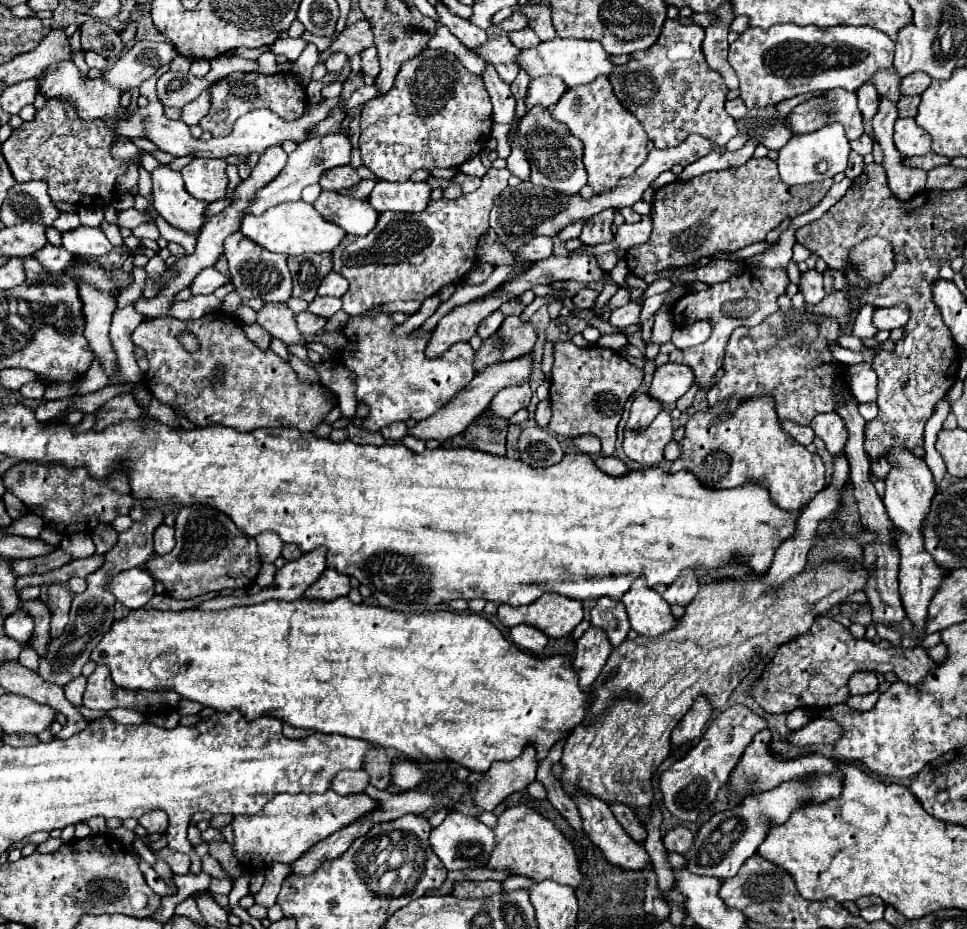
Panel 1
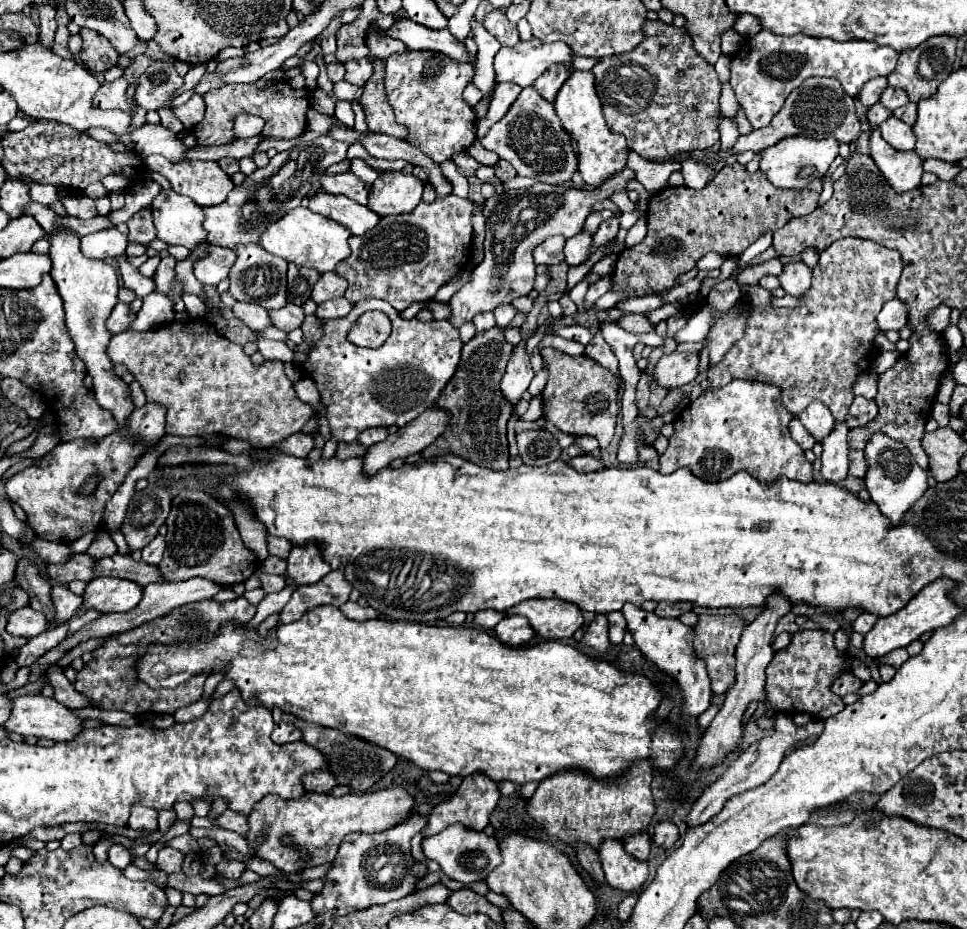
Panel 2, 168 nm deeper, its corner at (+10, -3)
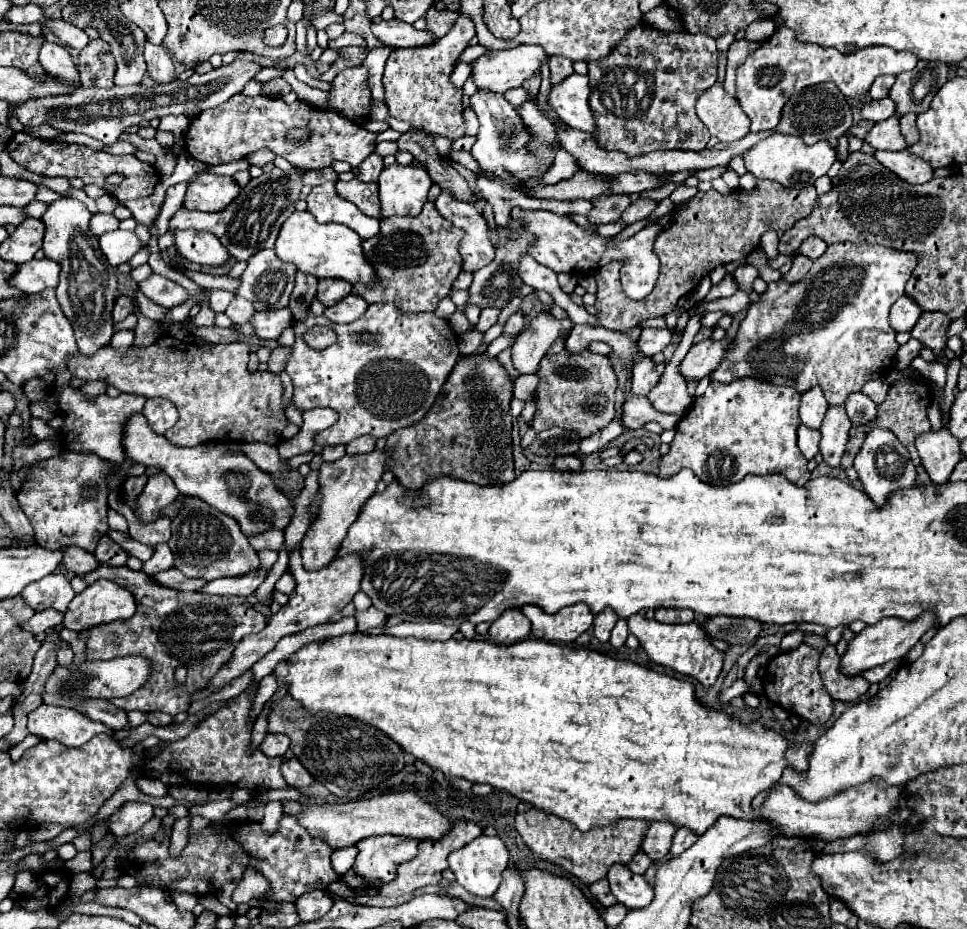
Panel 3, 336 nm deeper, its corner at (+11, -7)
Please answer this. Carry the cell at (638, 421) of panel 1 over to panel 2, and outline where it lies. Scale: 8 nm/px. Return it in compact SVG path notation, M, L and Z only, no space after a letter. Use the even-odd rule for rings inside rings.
M641 373L641 379L639 379L639 385L637 385L637 409L639 413L643 413L649 405L649 377L645 373Z

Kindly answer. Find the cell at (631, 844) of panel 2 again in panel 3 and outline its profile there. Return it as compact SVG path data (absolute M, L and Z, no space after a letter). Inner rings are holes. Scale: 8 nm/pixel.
M638 851L636 855L634 855L634 859L630 861L630 865L628 865L628 869L632 871L632 873L638 873L638 875L644 875L646 873L646 869L650 867L650 857L644 853L644 851Z

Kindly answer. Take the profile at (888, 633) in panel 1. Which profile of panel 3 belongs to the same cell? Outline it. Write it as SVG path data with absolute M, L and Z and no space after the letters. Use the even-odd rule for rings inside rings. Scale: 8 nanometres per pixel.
M924 613L920 619L916 619L912 623L900 621L896 617L882 619L876 625L870 625L864 631L860 631L858 635L854 635L854 639L848 643L848 651L840 657L840 669L844 671L846 677L856 677L856 675L862 675L864 671L868 671L872 667L878 667L878 665L886 663L886 661L902 659L920 641L920 637L930 627L938 627L938 625L934 625L934 615L932 613Z

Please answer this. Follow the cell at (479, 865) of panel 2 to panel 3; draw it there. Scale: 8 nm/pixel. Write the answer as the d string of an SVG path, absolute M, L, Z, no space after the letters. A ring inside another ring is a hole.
M480 835L460 851L454 851L450 855L450 869L456 875L456 881L472 895L476 897L492 897L502 881L502 871L508 867L508 849L500 837L488 837Z

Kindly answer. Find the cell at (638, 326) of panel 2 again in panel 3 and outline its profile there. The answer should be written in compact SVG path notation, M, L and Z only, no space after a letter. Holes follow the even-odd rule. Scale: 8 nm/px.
M642 329L638 347L644 355L652 357L656 353L662 353L668 347L670 339L672 339L672 331L668 329Z

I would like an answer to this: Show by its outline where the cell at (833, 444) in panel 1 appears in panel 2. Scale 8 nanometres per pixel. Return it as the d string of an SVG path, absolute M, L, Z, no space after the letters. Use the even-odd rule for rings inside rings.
M819 401L811 403L803 413L799 413L799 421L815 437L815 441L823 441L835 427L835 419L831 411Z

